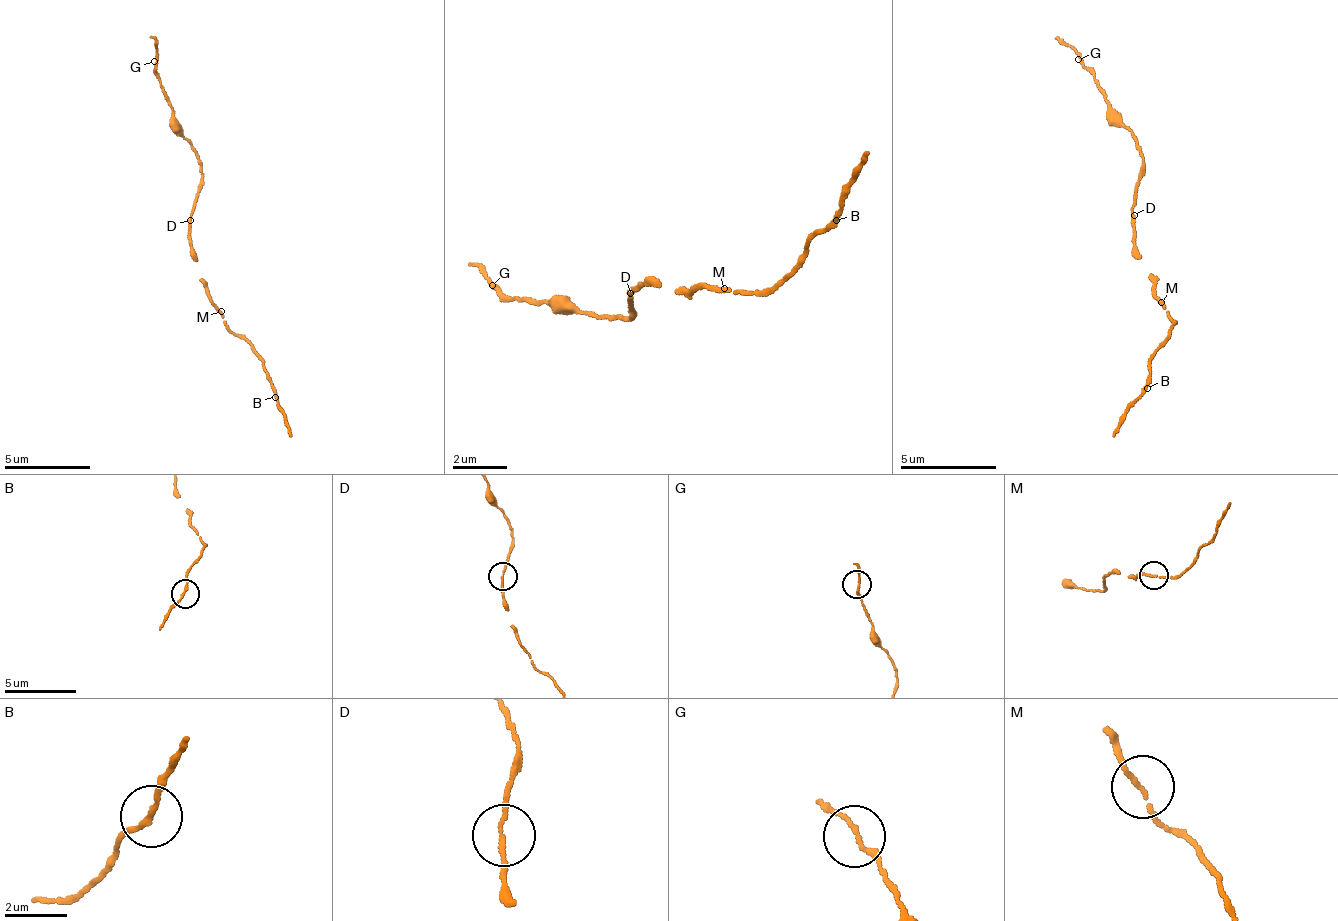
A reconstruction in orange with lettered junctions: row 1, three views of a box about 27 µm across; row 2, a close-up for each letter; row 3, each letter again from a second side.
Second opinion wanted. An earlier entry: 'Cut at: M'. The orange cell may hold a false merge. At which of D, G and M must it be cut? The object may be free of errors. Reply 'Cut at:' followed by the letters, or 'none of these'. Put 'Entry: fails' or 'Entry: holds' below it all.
Cut at: none of these
Entry: fails

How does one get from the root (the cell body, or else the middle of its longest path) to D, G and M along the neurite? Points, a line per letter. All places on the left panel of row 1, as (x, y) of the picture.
D: (193, 248), (189, 240), (189, 219)
G: (193, 248), (189, 219), (200, 183), (197, 153), (173, 114), (154, 61)
M: (193, 248), (203, 285), (222, 312)

